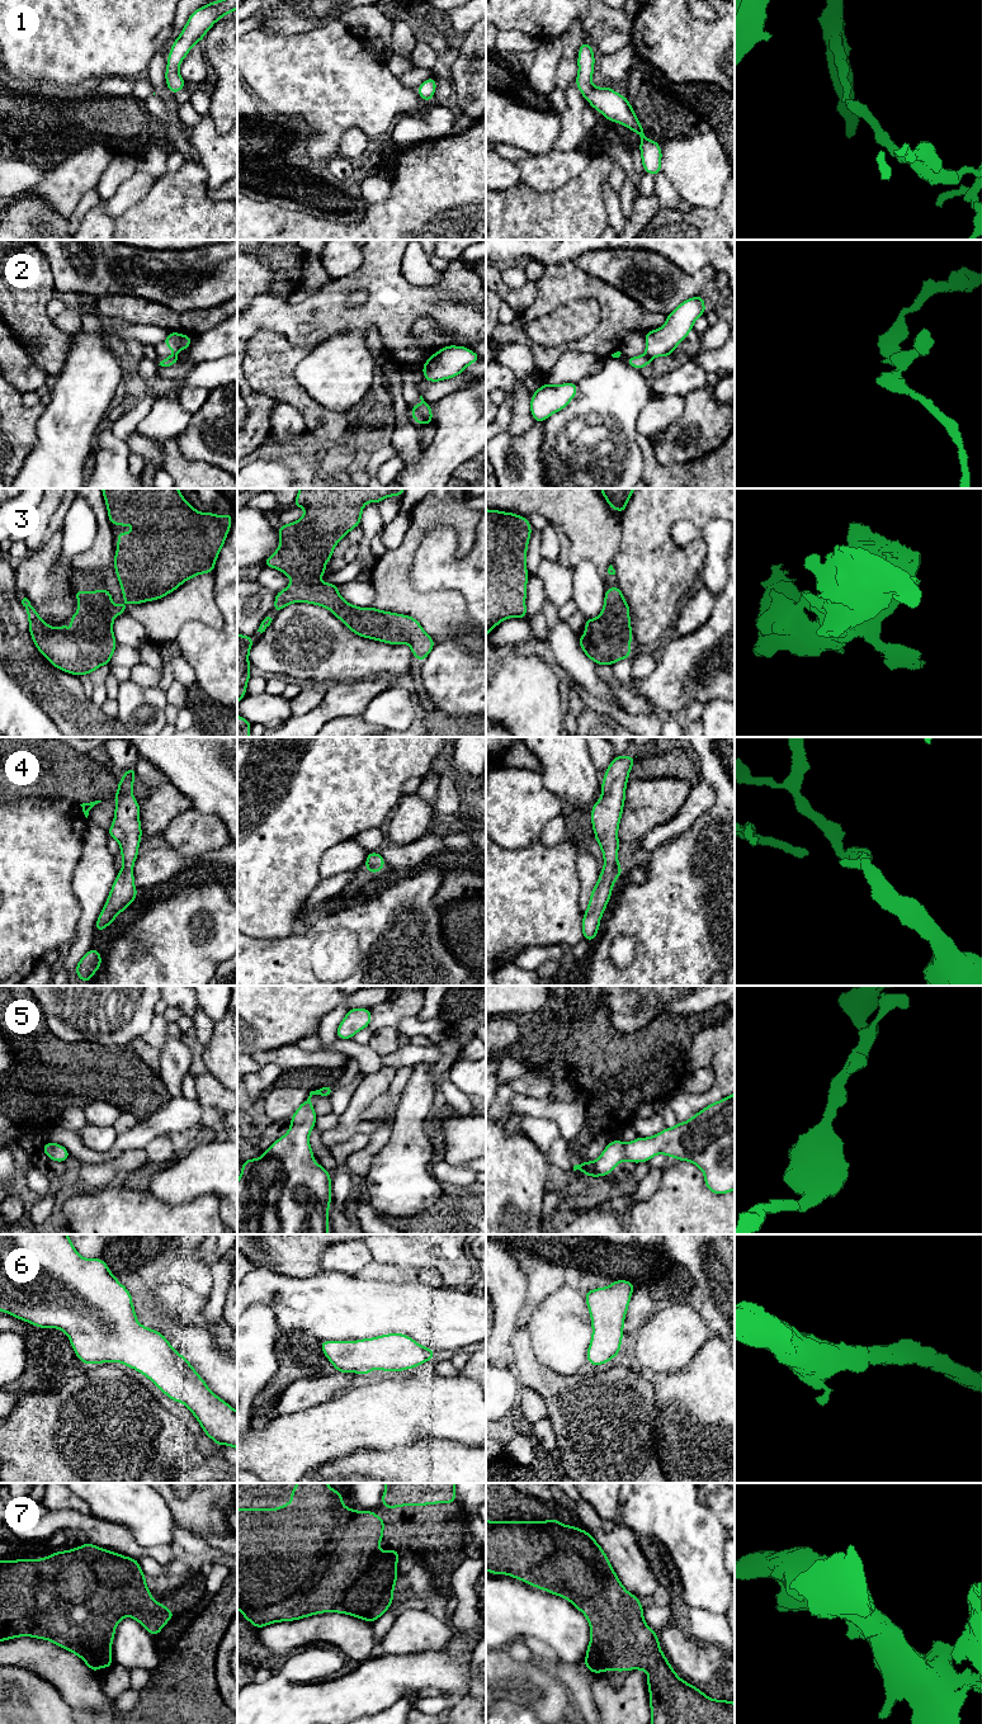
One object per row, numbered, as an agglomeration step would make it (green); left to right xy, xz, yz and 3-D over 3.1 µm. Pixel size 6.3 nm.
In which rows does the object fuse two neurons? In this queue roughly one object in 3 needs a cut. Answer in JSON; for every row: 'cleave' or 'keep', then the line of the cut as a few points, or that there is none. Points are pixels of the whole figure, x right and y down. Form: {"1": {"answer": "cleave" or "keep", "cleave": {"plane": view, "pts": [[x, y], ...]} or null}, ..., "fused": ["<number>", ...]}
{"1": {"answer": "keep", "cleave": null}, "2": {"answer": "cleave", "cleave": {"plane": "yz", "pts": [[646, 353], [652, 357]]}}, "3": {"answer": "keep", "cleave": null}, "4": {"answer": "keep", "cleave": null}, "5": {"answer": "keep", "cleave": null}, "6": {"answer": "keep", "cleave": null}, "7": {"answer": "keep", "cleave": null}, "fused": ["2"]}

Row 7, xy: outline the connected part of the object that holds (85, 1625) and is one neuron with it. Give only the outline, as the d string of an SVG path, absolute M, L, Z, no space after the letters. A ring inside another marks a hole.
M88 1541L79 1548L65 1551L58 1550L42 1559L23 1558L19 1560L0 1560L0 1642L19 1636L32 1636L37 1639L49 1640L56 1645L79 1655L86 1663L86 1666L94 1673L96 1673L96 1671L101 1667L110 1668L113 1666L113 1661L110 1659L110 1657L115 1628L118 1623L126 1616L137 1620L152 1636L156 1636L162 1630L164 1625L174 1616L174 1611L165 1607L161 1602L154 1601L152 1595L146 1584L146 1577L137 1559L128 1558L103 1548L98 1548Z

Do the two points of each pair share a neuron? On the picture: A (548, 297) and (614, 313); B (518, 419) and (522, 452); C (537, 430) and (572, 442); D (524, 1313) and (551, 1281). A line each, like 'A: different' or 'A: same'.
A: same
B: different
C: different
D: same

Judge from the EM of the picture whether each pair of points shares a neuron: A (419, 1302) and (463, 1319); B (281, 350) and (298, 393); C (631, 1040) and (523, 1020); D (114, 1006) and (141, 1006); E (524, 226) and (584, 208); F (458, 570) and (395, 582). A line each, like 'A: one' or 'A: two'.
A: one
B: one
C: one
D: one
E: one
F: two

